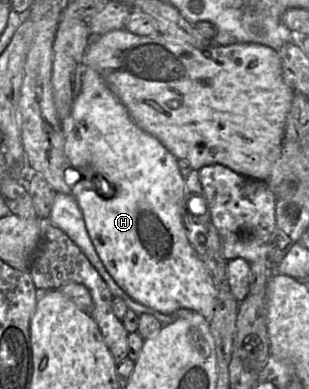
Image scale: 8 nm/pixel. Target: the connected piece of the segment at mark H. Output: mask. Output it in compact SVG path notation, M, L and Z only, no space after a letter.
M84 67L81 77L81 89L78 93L70 115L61 121L64 135L64 151L72 169L80 175L72 187L73 197L82 211L86 229L95 250L116 283L135 301L162 314L170 315L181 308L189 309L210 320L217 305L218 289L205 263L201 260L189 240L184 219L185 178L181 175L178 159L154 136L145 132L130 117L126 107L112 93L98 72Z

